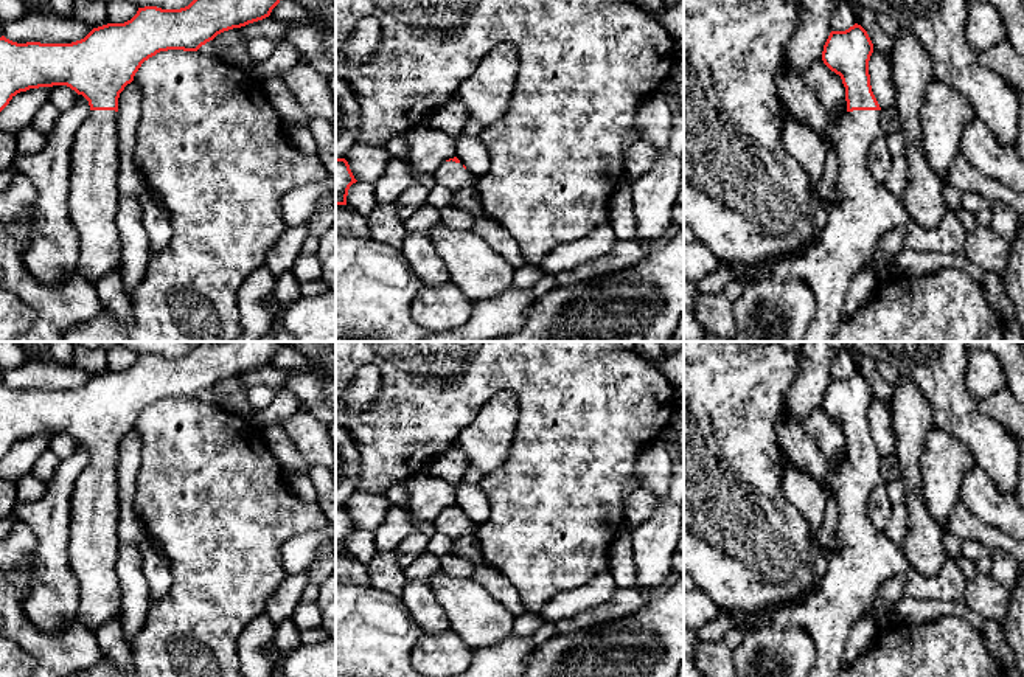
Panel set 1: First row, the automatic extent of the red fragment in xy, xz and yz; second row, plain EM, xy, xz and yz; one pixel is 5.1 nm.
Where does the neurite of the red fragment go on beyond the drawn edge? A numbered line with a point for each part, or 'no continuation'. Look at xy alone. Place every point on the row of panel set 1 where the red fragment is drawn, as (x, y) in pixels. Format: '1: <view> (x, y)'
1: xy (94, 197)

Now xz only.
1: xz (452, 176)

